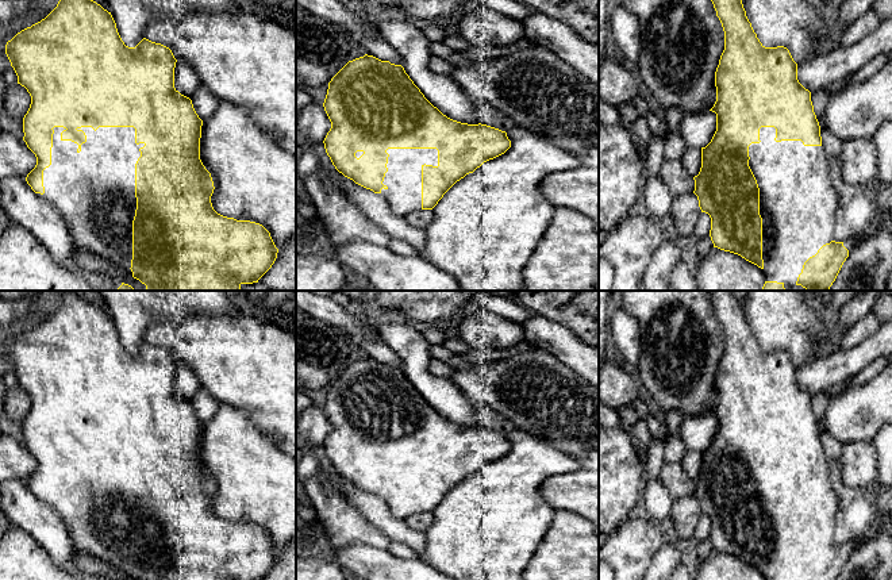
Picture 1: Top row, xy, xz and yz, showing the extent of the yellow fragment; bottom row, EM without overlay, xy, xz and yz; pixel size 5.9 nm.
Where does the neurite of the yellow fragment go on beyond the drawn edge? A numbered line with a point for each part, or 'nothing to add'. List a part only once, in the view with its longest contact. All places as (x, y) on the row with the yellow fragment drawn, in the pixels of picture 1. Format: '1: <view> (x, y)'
1: xy (93, 191)

